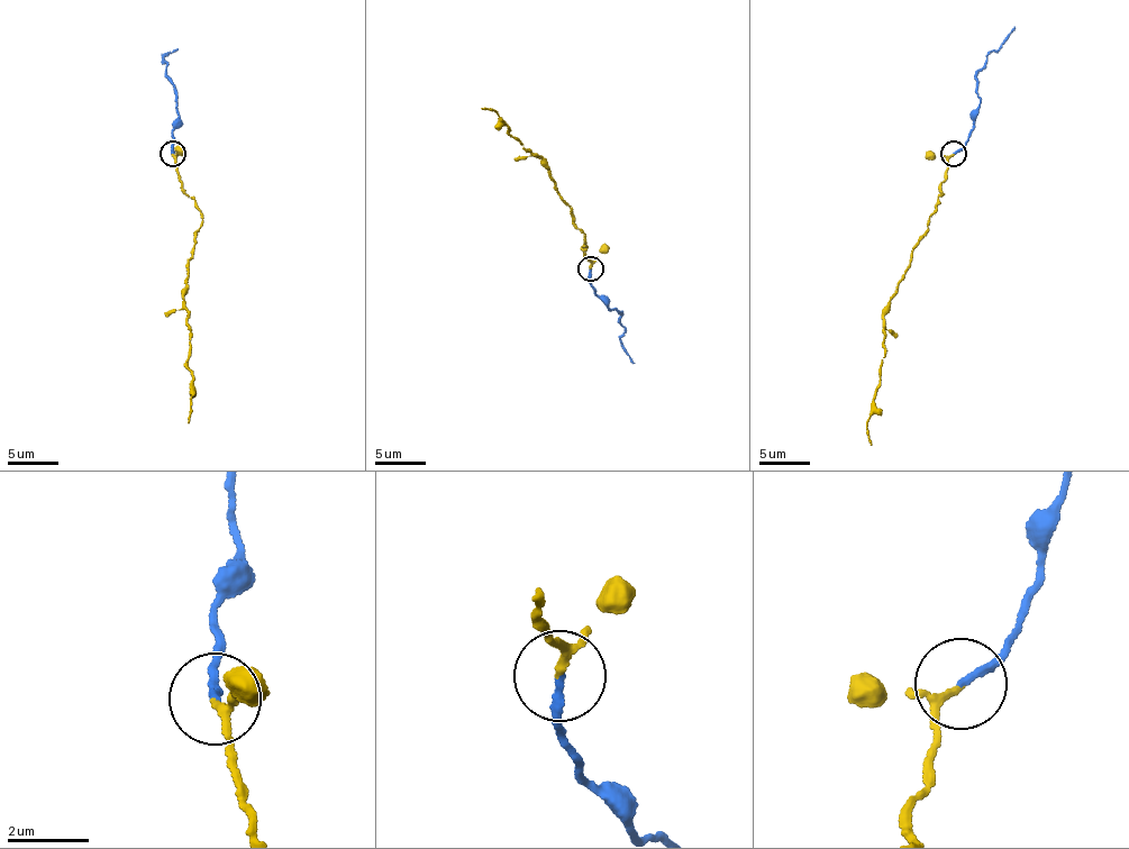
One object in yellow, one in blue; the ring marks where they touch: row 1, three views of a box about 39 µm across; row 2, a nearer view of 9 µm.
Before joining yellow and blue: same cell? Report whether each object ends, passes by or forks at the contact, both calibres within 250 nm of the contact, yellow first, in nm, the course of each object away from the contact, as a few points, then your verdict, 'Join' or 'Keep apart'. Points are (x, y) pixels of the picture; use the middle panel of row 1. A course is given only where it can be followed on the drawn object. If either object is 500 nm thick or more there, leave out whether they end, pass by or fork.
At the ring yellow passes by. At the ring blue ends. Thickness 160 nm (yellow) against 180 nm. Course of yellow: (591, 270), (581, 247), (584, 236), (542, 158), (522, 148), (498, 112), (481, 109). Course of blue: (591, 270), (589, 280), (609, 309), (622, 315), (621, 346), (635, 363). Join

